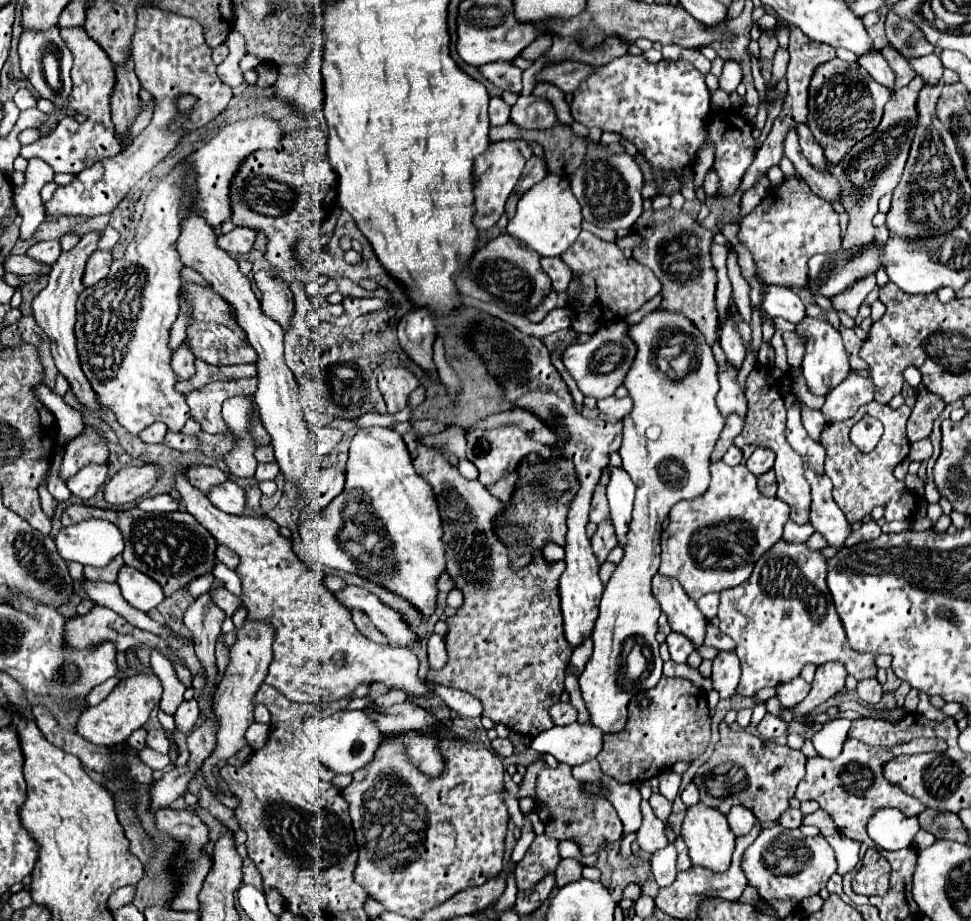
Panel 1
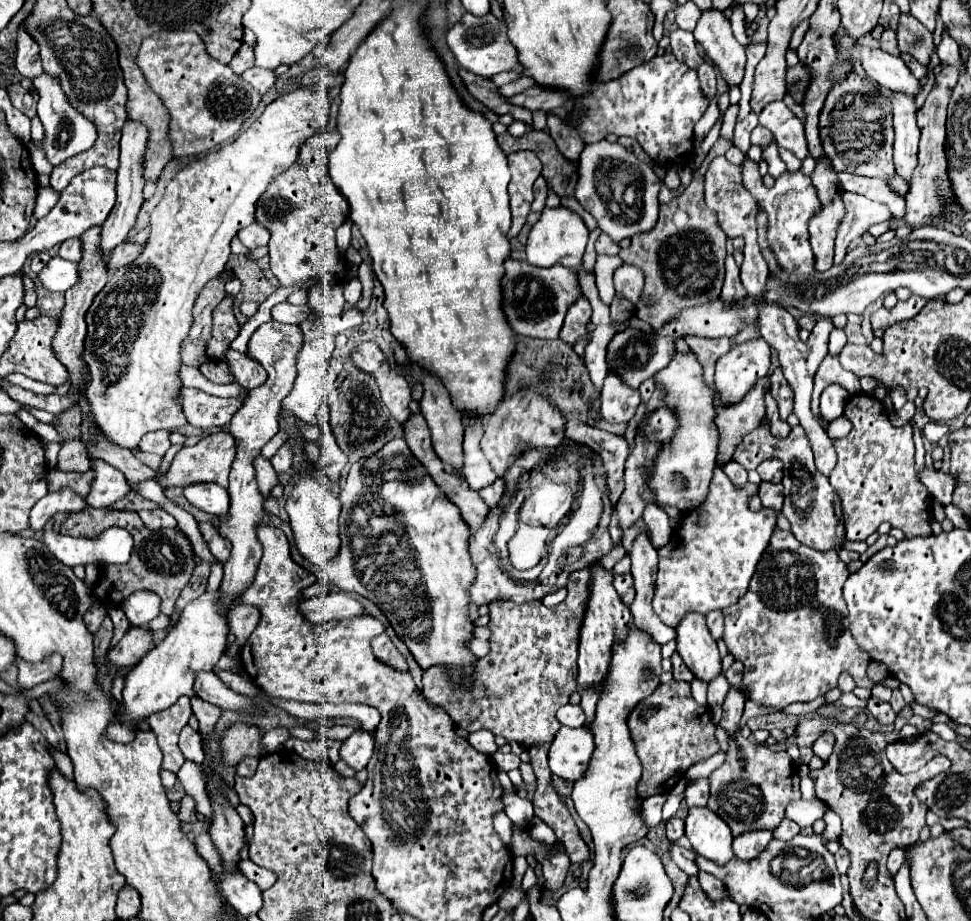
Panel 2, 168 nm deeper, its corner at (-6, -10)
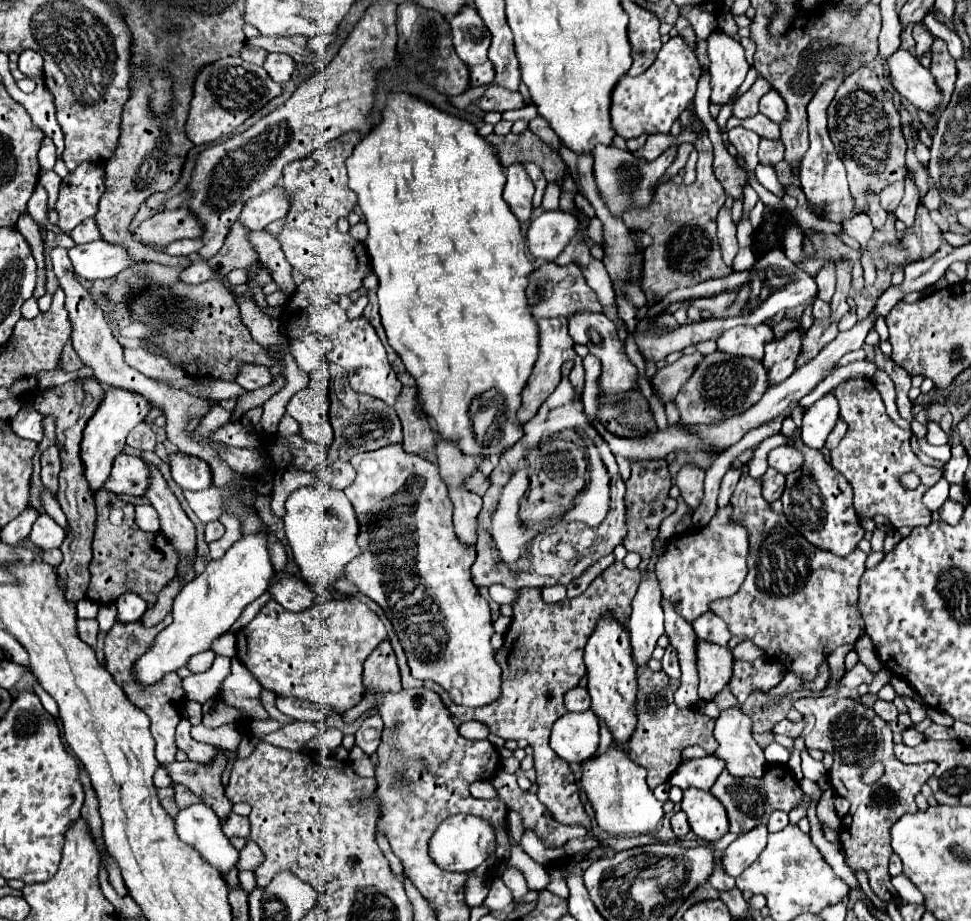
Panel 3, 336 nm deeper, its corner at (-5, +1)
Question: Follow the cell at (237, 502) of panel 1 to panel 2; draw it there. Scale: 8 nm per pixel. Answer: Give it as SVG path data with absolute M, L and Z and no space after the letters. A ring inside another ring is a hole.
M199 483L195 487L185 487L183 493L191 505L195 505L197 509L203 509L207 513L223 517L229 511L229 493L227 493L227 489L223 489L219 485Z

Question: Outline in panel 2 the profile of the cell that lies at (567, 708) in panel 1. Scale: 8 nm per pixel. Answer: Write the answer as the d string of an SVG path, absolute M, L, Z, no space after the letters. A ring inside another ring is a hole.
M563 705L557 711L557 721L565 727L581 727L585 725L585 713L579 705Z

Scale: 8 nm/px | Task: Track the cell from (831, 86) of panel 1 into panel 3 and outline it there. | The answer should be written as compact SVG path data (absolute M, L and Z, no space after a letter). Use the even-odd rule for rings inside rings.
M862 66L838 86L836 96L828 106L828 130L848 170L854 210L856 214L866 214L868 192L880 194L882 188L886 188L888 184L906 178L906 142L902 140L902 128L898 110L892 102L892 90L868 66Z

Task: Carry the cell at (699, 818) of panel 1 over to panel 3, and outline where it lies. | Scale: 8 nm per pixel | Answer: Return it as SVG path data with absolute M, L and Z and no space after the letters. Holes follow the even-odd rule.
M684 790L680 808L686 812L692 832L702 840L718 842L728 832L728 818L724 806L706 790Z

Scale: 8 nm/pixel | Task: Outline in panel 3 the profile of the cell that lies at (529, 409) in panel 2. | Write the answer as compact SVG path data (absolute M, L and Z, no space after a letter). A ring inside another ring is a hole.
M558 316L558 318L544 318L538 320L540 326L540 356L538 362L534 366L534 372L522 392L522 412L518 412L518 418L522 422L528 422L530 418L536 416L538 408L542 406L542 402L554 392L554 388L560 384L562 380L562 364L564 362L574 362L574 368L570 372L570 382L572 386L582 392L584 390L584 368L582 368L582 358L574 352L574 340L568 334L568 318L566 316Z

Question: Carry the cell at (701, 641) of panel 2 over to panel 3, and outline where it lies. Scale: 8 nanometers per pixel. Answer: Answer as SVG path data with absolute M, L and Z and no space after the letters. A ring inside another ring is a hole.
M698 640L698 672L700 672L698 696L702 702L714 700L714 696L730 684L732 662L734 658L728 648Z

